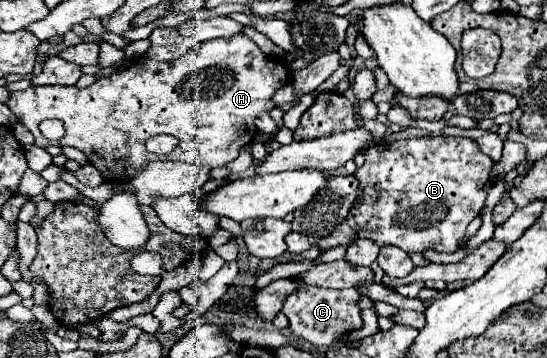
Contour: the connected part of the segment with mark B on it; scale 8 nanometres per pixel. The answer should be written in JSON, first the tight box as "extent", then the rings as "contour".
{"extent":[319,136,495,252],"contour":[[[435,136],[435,138],[413,138],[413,140],[395,140],[389,144],[377,144],[363,152],[365,164],[357,168],[355,178],[363,186],[363,202],[353,206],[349,218],[335,228],[335,232],[327,238],[319,240],[323,250],[333,248],[337,244],[351,244],[357,238],[371,238],[379,246],[393,244],[405,252],[423,252],[433,248],[437,252],[457,252],[461,242],[465,240],[465,232],[469,222],[481,212],[487,192],[491,188],[491,168],[495,162],[479,150],[479,146],[469,138],[451,138],[451,136]]]}

